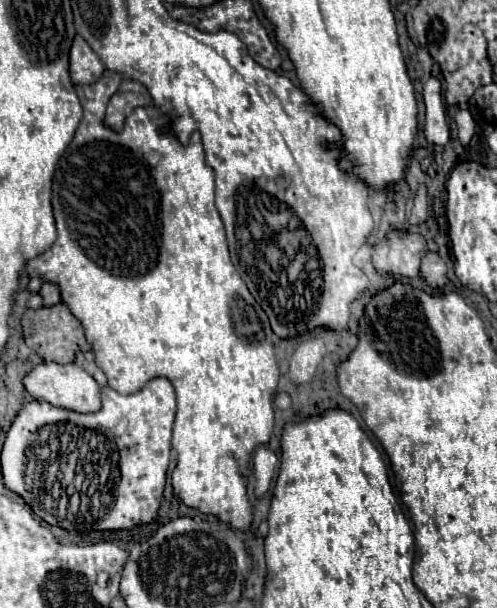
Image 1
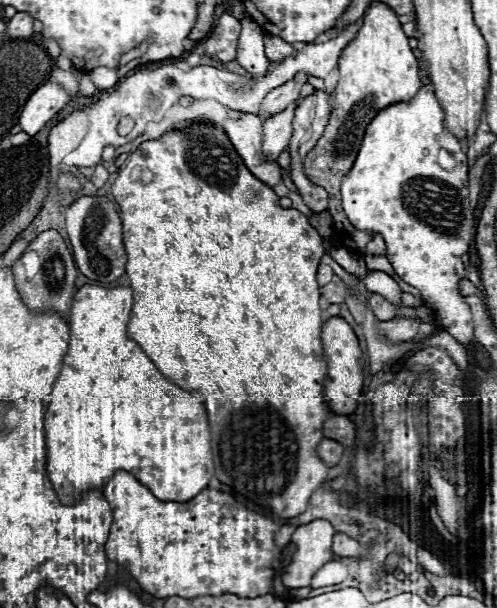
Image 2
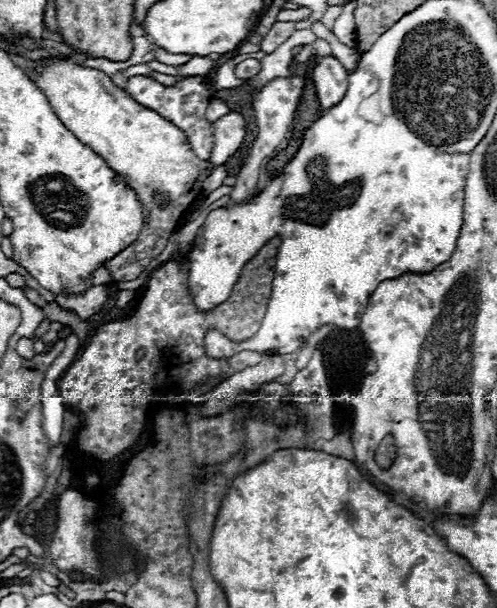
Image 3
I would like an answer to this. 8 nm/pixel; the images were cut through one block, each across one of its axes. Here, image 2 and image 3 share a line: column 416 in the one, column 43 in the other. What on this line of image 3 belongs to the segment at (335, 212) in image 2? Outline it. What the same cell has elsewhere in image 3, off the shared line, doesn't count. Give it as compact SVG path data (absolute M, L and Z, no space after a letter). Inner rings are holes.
M42 60L34 82L46 94L50 106L54 106L54 112L62 118L64 126L74 132L80 142L100 154L108 166L118 172L122 180L138 194L148 218L142 236L138 236L132 246L122 250L104 266L112 272L114 280L136 280L148 268L148 264L162 254L170 238L164 234L174 232L178 218L200 192L202 180L216 166L210 160L200 160L192 152L186 134L180 128L154 110L140 106L130 98L128 92L118 88L110 76L100 70L82 68L70 60L56 60L54 64L46 66Z

